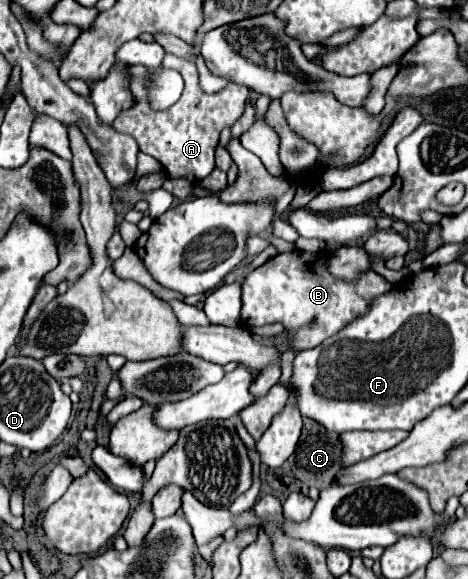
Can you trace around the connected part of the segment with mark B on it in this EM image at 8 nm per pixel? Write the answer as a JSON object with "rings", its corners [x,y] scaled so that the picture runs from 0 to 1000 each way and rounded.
{"rings":[[[598,437],[521,482],[513,561],[543,565],[594,554],[620,572],[620,596],[628,603],[667,603],[748,554],[782,544],[795,520],[833,499],[838,492],[799,468],[778,472],[761,489],[718,485],[697,465],[697,437]]]}

